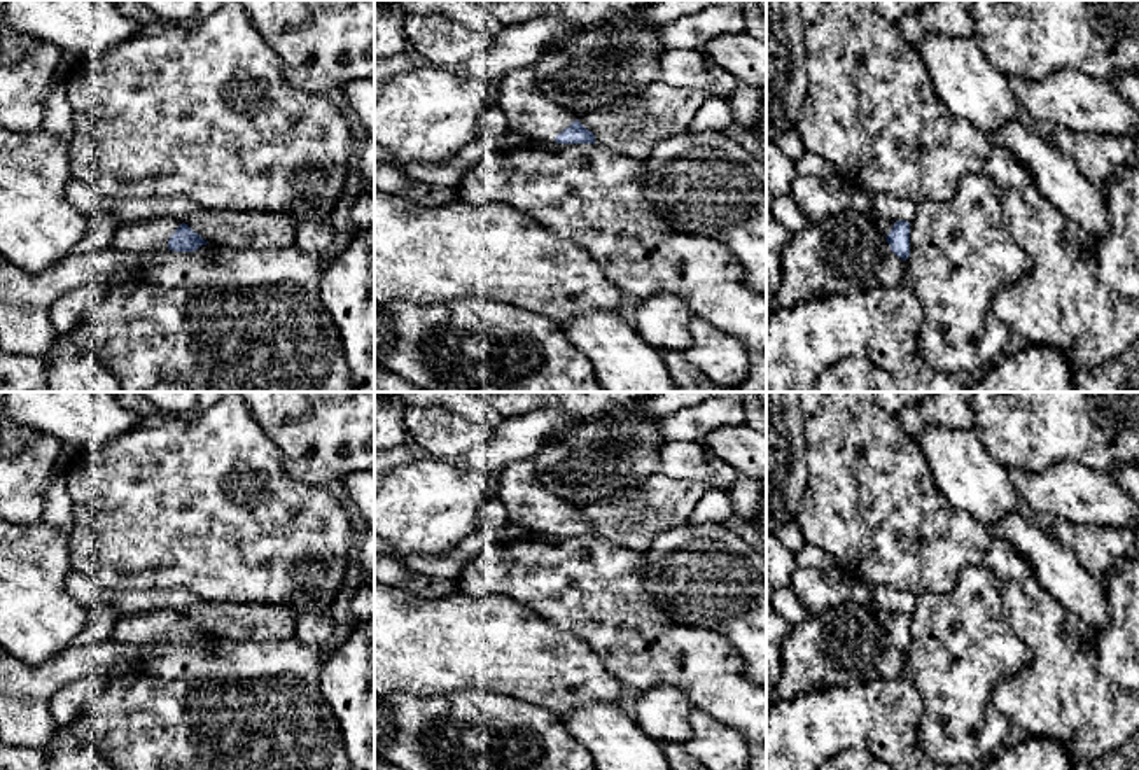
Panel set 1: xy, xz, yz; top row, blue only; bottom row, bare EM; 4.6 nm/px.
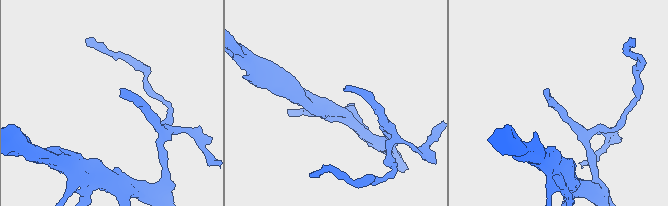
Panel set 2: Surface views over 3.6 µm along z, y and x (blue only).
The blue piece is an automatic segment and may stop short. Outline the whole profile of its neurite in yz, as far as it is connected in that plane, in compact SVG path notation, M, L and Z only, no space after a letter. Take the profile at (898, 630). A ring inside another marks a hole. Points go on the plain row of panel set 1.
M871 611L877 621L887 630L891 642L903 653L910 648L910 614L892 611Z

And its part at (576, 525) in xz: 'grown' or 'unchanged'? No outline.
grown

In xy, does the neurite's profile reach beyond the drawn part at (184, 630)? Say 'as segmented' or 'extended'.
extended

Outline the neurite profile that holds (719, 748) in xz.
M698 709L689 716L689 728L691 735L681 747L707 770L749 770L749 742L742 733Z

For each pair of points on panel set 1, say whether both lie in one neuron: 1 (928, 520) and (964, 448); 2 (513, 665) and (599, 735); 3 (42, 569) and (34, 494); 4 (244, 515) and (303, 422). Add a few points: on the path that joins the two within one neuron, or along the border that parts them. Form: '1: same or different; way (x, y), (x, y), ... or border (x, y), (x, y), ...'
1: different; border (924, 457), (938, 492), (950, 504), (975, 518)
2: different; border (609, 702), (579, 704), (560, 716)
3: different; border (41, 518), (30, 524), (18, 524)
4: different; border (258, 422), (279, 450), (282, 466), (310, 485)

